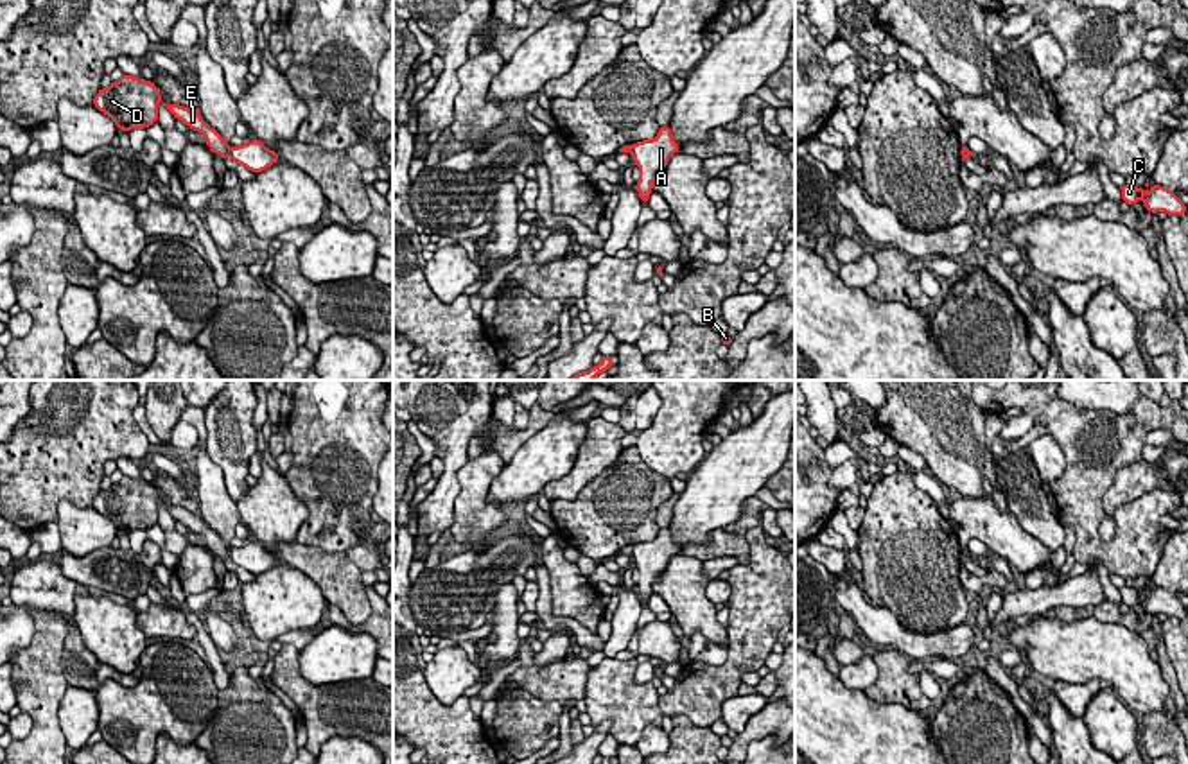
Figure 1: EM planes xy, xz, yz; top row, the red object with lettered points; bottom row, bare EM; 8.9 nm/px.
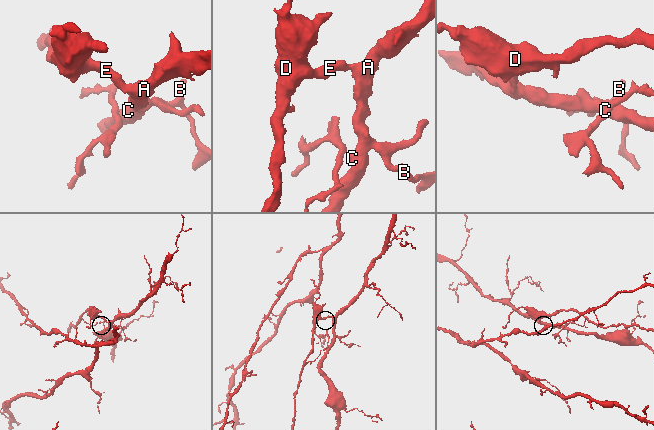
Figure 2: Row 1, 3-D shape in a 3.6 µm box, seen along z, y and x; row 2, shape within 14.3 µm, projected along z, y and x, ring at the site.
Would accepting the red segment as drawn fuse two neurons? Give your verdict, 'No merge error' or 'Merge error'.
Merge error

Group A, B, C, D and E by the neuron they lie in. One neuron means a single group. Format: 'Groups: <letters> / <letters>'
Groups: A B C / D E

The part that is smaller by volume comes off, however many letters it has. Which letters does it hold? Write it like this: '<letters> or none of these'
D, E

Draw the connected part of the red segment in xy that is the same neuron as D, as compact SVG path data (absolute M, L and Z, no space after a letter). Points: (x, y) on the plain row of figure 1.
M122 475L93 499L93 508L108 517L120 533L145 531L158 524L158 506L163 504L153 482Z

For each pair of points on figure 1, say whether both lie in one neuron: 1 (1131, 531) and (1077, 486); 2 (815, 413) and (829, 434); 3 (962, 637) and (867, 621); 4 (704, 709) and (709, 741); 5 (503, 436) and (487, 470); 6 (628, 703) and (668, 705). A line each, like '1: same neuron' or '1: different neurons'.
1: same neuron
2: same neuron
3: same neuron
4: different neurons
5: different neurons
6: different neurons

